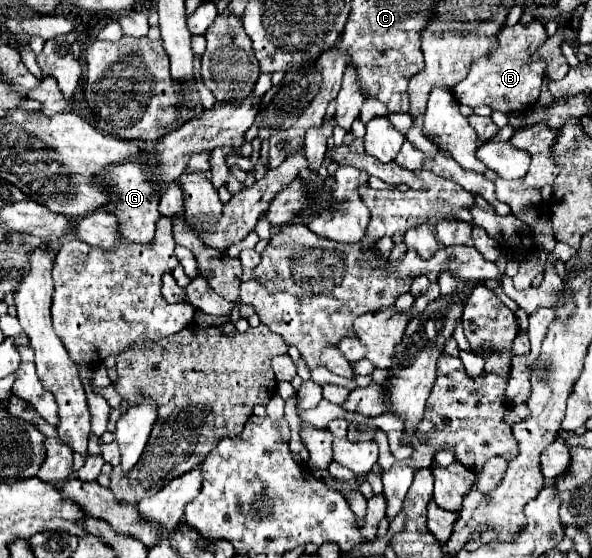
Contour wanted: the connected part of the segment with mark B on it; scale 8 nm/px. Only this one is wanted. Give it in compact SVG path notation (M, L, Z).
M533 20L529 26L515 24L511 28L503 28L501 34L497 36L497 44L481 58L477 58L467 74L465 80L461 80L455 88L453 94L455 98L465 104L465 106L489 106L493 110L501 112L529 112L541 92L543 84L543 72L545 72L545 62L529 62L531 54L537 52L537 48L547 40L545 26L539 20Z

